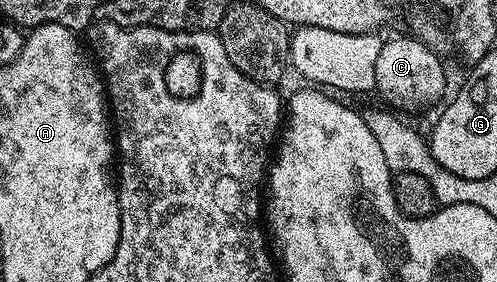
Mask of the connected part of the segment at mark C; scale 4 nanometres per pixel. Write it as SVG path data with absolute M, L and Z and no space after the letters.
M414 35L384 39L381 54L377 54L377 92L389 103L396 104L391 105L396 109L427 108L439 99L442 101L443 91L447 88L447 76L443 73L443 64L439 60L442 60L440 53L421 43Z

